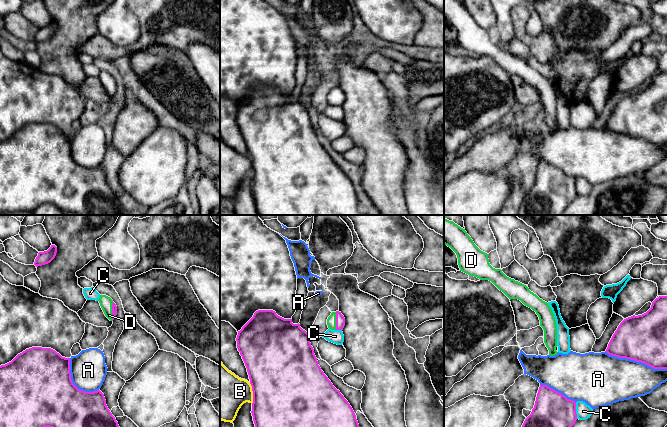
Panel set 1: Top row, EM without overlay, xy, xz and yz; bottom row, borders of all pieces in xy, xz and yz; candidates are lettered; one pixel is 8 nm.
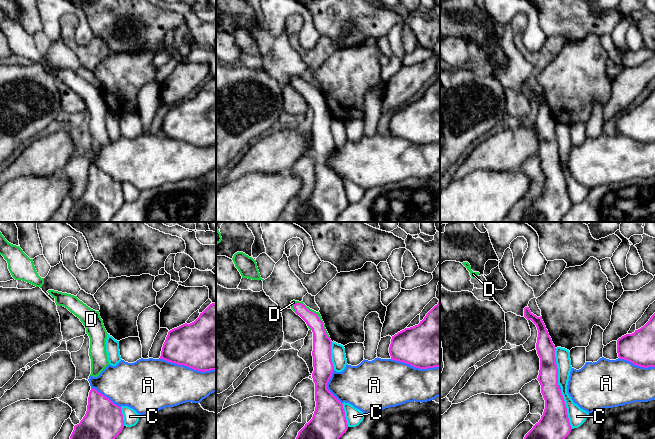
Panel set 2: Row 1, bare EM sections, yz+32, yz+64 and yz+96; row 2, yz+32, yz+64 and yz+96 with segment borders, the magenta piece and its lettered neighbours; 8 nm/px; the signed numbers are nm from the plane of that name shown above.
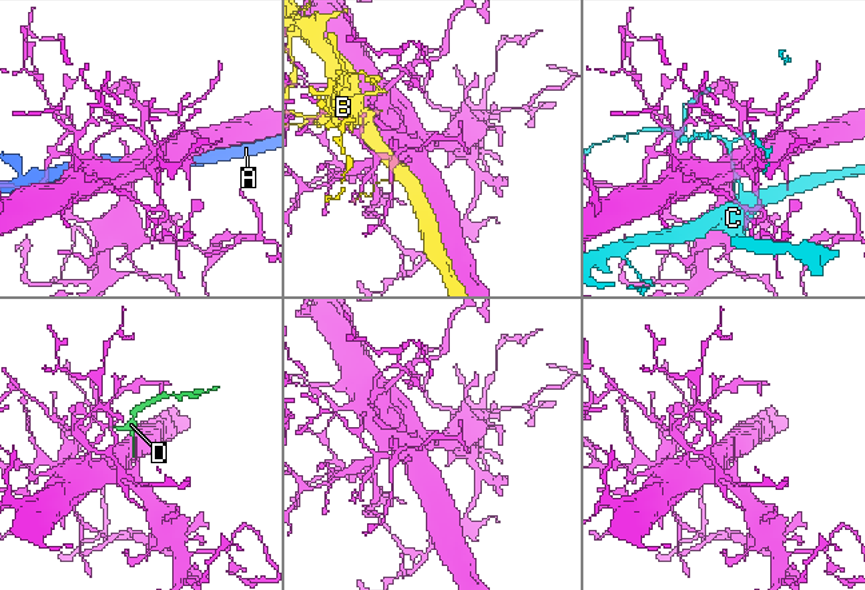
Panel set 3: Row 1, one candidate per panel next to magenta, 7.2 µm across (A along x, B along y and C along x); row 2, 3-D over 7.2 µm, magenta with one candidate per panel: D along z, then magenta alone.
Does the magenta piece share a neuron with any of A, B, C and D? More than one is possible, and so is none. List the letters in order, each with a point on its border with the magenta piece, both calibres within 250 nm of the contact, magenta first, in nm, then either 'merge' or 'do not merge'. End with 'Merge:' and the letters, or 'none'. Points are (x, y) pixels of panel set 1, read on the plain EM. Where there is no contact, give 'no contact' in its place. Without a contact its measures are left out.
A: yz (636, 136) | 380/360 nm | do not merge
B: xz (253, 169) | 500/360 nm | do not merge
C: yz (575, 186) | 340/120 nm | do not merge
D: xy (112, 87) | 50/100 nm | merge
Merge: D

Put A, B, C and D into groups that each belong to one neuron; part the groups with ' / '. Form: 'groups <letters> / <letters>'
groups A / B / C / D

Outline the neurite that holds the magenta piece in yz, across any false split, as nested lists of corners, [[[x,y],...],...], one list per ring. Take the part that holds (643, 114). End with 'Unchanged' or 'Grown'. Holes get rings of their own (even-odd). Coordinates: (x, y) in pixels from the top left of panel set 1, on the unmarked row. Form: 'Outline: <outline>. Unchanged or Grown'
Outline: [[[667,72],[656,74],[646,89],[624,95],[605,128],[667,145]]]. Unchanged

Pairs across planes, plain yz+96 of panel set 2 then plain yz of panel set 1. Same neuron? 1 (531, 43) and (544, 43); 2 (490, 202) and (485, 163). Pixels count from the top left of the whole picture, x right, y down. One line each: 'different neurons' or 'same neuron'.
1: different neurons
2: different neurons

